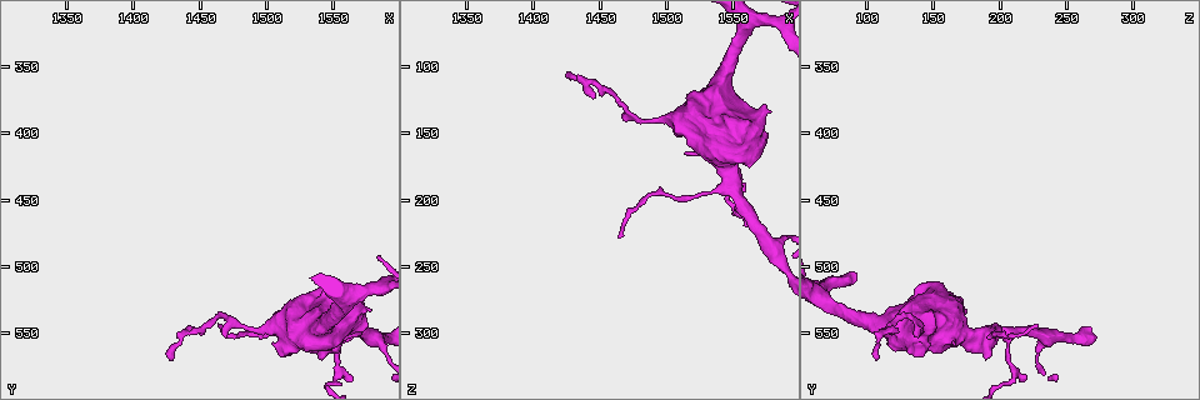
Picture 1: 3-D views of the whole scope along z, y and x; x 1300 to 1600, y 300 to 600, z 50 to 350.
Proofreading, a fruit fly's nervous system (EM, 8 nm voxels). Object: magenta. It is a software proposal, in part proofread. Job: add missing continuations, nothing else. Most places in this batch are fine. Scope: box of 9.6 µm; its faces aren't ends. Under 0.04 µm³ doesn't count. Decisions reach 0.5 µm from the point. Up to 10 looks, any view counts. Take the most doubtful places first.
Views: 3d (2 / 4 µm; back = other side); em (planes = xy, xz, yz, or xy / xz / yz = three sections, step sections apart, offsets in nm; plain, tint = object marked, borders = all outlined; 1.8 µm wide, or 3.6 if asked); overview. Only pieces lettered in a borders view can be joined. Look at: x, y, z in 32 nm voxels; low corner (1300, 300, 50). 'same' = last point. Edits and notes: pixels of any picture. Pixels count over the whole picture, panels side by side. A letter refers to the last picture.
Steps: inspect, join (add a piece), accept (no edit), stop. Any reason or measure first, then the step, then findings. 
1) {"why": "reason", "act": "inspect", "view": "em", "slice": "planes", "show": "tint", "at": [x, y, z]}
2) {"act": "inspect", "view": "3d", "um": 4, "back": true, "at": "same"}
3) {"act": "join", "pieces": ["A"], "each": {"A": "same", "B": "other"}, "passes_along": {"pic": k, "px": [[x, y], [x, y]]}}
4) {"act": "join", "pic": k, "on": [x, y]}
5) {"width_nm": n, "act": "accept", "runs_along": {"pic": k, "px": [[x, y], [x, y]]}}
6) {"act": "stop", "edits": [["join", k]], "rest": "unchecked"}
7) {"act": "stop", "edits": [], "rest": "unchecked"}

{"why": "closes a loop", "act": "inspect", "view": "em", "slice": "planes", "show": "tint", "at": [1562, 542, 132]}

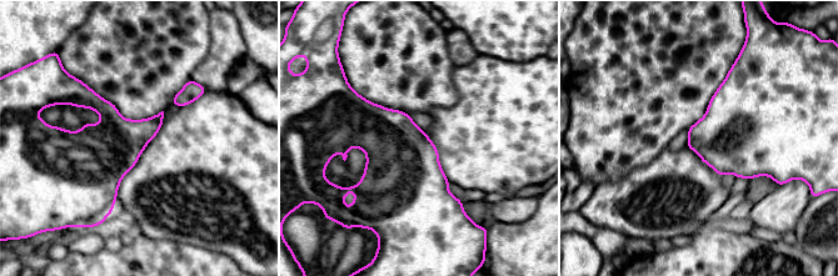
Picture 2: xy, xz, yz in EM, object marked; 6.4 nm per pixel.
{"why": "what lies round it", "act": "inspect", "view": "em", "slice": "planes", "show": "borders", "at": "same"}

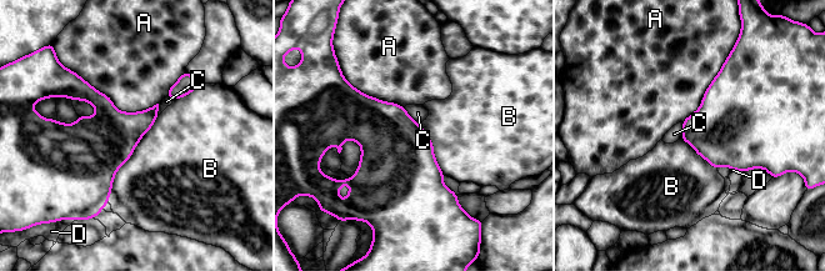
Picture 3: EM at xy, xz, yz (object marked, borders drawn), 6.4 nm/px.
{"act": "accept", "each": {"A": "other", "B": "other", "C": "other", "D": "other"}, "border": {"pic": 3, "px": [[158, 116], [116, 171], [108, 201]]}, "found": "none of them fits"}

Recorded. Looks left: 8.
{"why": "long arm stops here", "act": "inspect", "view": "em", "slice": "xz", "step": 4, "show": "tint", "at": [1428, 570, 106]}

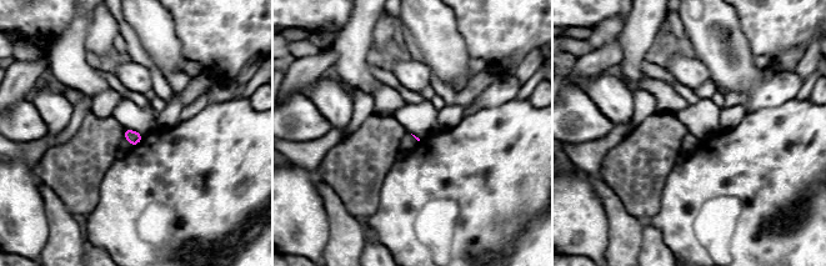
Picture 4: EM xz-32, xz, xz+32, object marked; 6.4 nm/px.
{"act": "inspect", "view": "em", "slice": "planes", "show": "borders", "at": "same"}

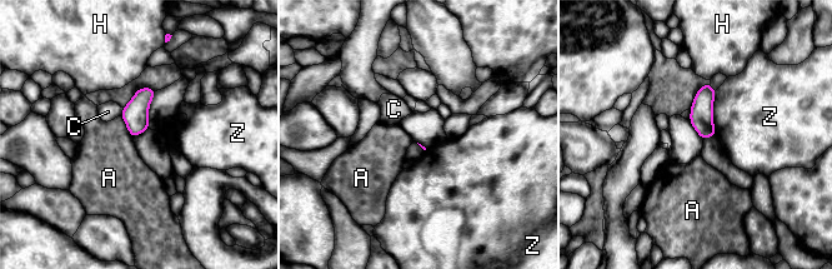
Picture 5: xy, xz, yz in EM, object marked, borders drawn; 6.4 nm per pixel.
{"act": "accept", "each": {"A": "other", "C": "other", "H": "other", "Z": "other"}, "border": {"pic": 5, "px": [[120, 116], [133, 138]]}, "found": "none of them fits"}

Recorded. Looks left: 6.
{"why": "thin end", "act": "inspect", "view": "3d", "um": 4, "at": [1466, 544, 230]}

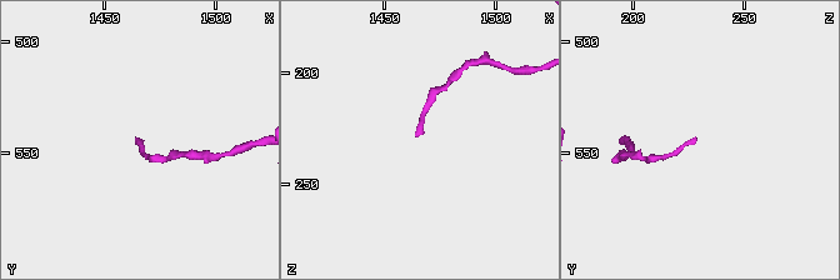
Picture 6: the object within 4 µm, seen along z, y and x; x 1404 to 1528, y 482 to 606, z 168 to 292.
{"why": "need the tissue", "act": "inspect", "view": "em", "slice": "planes", "show": "tint", "at": [1464, 544, 230]}

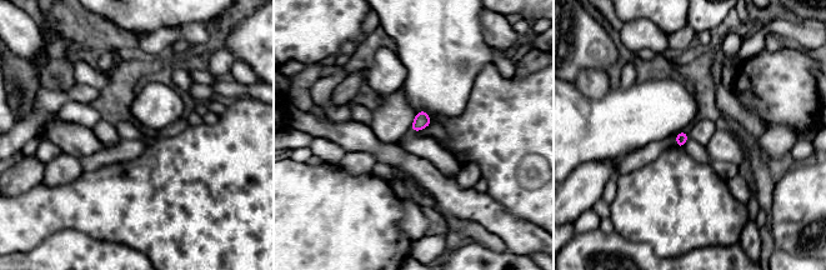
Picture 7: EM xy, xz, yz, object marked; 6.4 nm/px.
{"why": "see the neighbours", "act": "inspect", "view": "em", "slice": "planes", "show": "borders", "at": "same"}

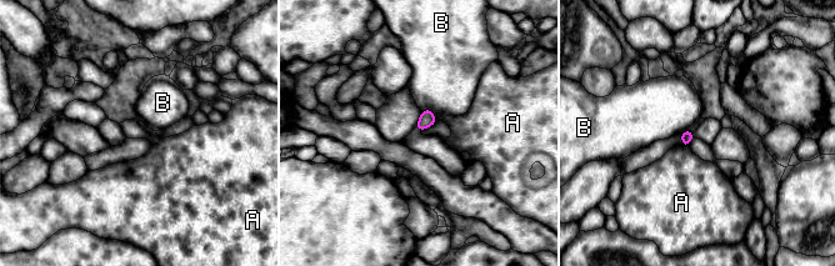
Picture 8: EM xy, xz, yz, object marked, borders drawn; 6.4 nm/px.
{"width_nm": 80, "act": "accept", "each": {"A": "other", "B": "other"}, "border": {"pic": 8, "px": [[421, 110], [429, 109], [436, 121]]}, "found": "none of them fits"}

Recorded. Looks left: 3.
{"why": "stops while still wide", "act": "inspect", "view": "em", "slice": "planes", "show": "borders", "at": [1540, 568, 186]}

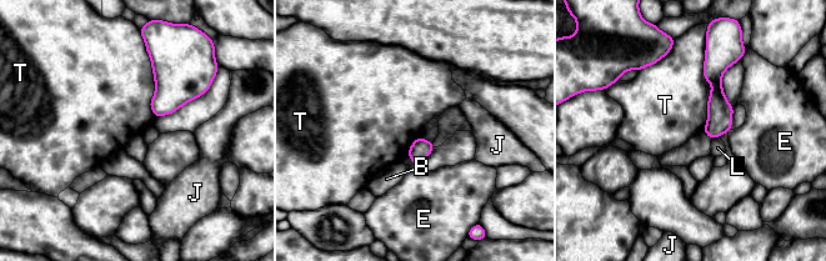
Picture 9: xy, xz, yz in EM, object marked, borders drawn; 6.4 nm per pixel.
{"act": "accept", "each": {"B": "other", "E": "other", "J": "other", "L": "other", "T": "other"}, "border": {"pic": 9, "px": [[706, 45], [702, 131]]}, "found": "no lettered piece goes on from it"}

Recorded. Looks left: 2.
{"act": "stop", "edits": [], "rest": "unchecked"}

